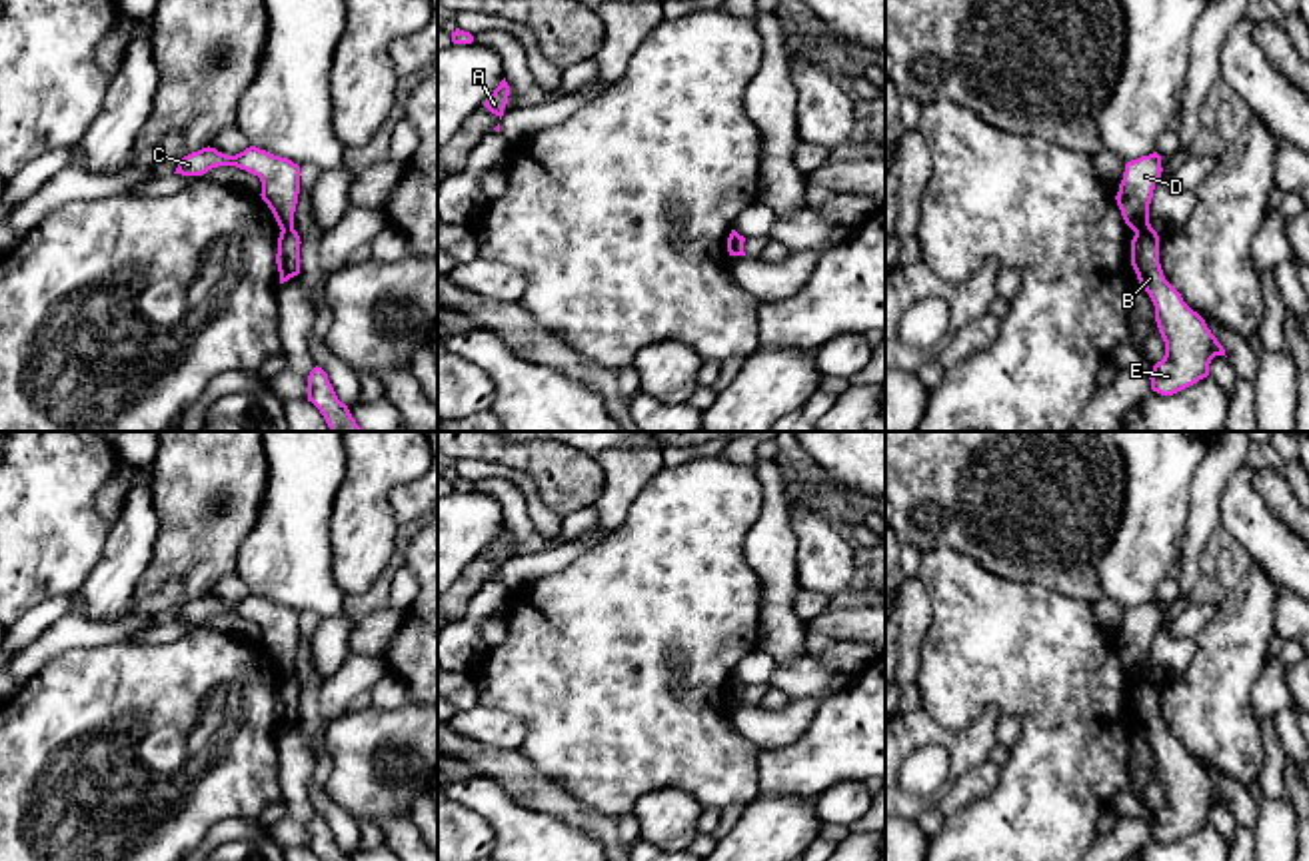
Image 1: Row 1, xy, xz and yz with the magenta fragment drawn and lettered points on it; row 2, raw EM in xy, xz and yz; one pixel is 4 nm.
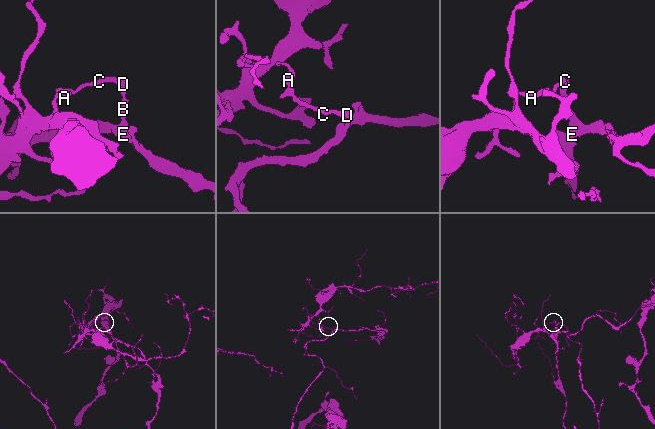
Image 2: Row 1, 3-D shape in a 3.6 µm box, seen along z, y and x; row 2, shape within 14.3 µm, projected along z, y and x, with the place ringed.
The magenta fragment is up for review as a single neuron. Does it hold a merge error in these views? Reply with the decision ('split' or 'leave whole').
split

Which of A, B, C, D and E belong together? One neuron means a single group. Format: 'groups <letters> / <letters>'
groups A C D / B E

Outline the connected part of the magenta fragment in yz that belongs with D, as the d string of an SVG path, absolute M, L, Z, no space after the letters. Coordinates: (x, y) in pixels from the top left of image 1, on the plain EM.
M1157 599L1125 611L1123 627L1115 647L1125 671L1133 679L1151 675L1149 651L1161 619L1161 603Z

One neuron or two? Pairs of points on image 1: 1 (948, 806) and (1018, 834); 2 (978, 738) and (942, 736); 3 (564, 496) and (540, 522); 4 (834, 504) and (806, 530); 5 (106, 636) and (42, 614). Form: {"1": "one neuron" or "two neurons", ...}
{"1": "two neurons", "2": "one neuron", "3": "two neurons", "4": "two neurons", "5": "two neurons"}

